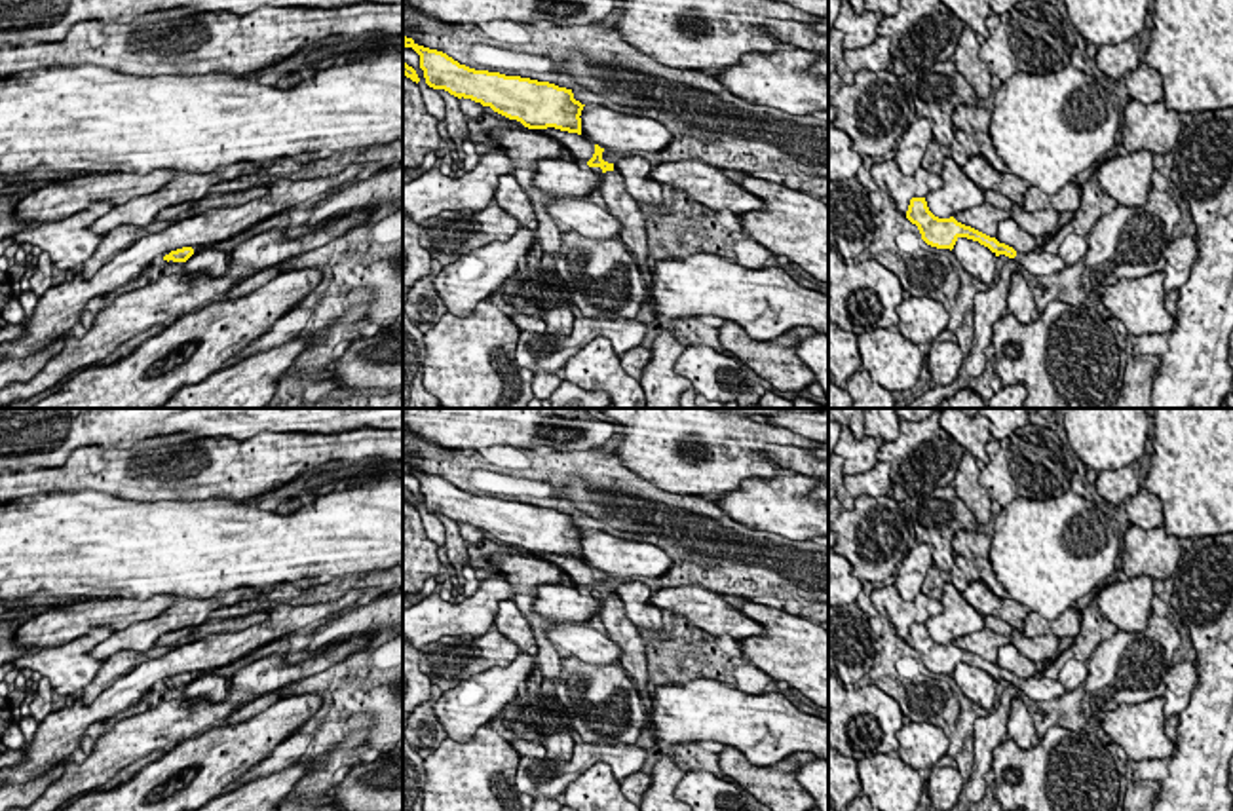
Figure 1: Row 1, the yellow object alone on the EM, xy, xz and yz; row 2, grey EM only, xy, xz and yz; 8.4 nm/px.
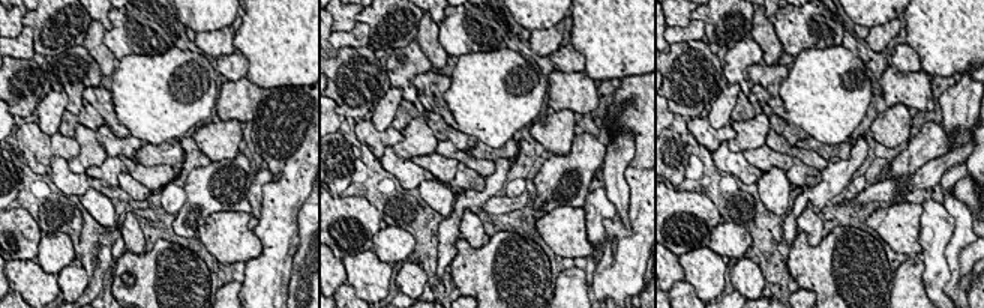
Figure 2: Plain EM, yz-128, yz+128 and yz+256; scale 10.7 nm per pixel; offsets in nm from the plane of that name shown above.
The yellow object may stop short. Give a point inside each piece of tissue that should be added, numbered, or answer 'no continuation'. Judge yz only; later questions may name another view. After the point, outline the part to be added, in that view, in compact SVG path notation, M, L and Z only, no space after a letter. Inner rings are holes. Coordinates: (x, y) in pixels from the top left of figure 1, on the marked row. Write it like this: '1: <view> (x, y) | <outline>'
1: yz (1042, 263) | M1043 249L1037 253L1016 253L1015 260L1034 275L1053 275L1068 268L1058 255L1051 255Z

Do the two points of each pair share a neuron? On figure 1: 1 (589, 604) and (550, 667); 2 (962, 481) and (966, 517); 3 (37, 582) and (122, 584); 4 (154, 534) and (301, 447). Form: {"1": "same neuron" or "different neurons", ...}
{"1": "different neurons", "2": "different neurons", "3": "same neuron", "4": "different neurons"}

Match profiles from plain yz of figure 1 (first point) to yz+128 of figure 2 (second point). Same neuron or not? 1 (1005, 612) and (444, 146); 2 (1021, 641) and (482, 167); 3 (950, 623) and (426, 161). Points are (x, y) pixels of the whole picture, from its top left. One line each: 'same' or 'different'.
1: different
2: same
3: different

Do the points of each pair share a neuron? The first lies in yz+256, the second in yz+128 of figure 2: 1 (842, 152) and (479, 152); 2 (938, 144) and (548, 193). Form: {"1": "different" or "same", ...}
{"1": "same", "2": "same"}

